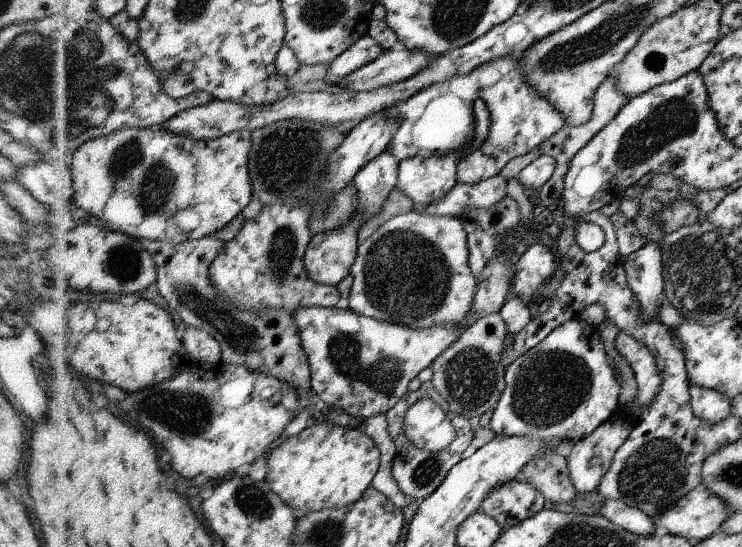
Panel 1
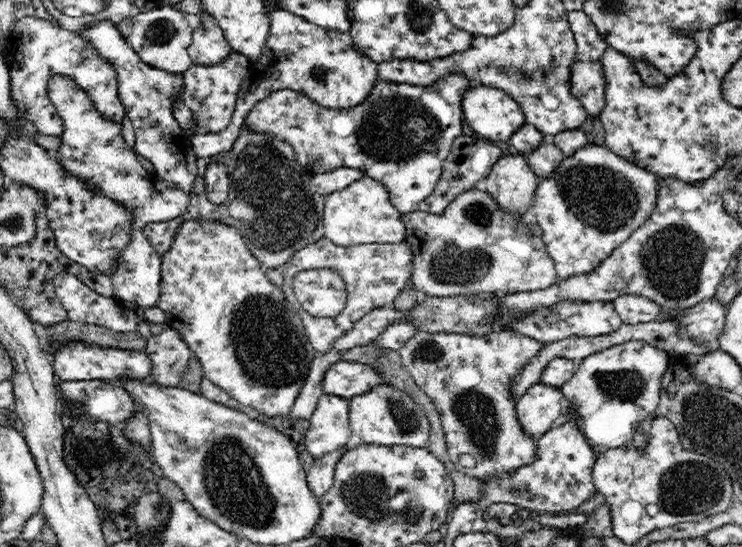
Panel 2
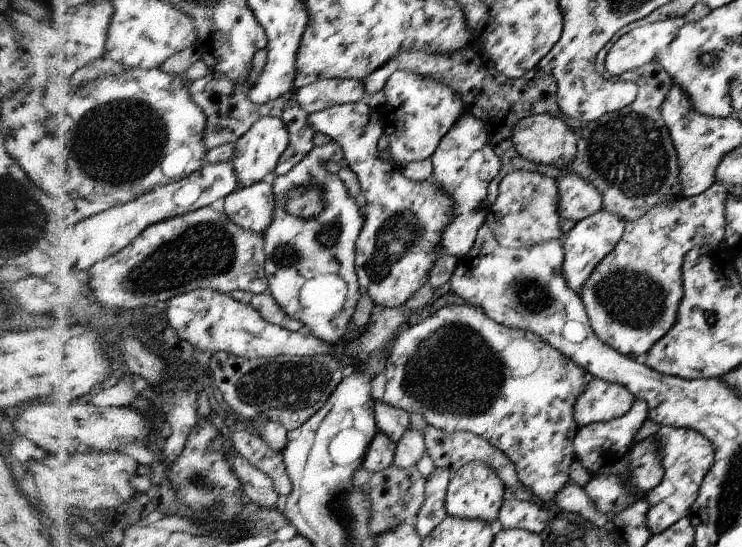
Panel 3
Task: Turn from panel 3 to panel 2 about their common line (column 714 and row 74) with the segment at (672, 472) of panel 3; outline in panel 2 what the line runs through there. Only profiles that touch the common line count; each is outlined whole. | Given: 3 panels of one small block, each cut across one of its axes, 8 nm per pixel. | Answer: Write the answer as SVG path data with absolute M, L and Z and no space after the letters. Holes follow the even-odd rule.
M450 71L432 85L411 85L385 82L378 78L375 87L357 107L333 110L315 103L308 96L286 89L273 92L257 102L247 114L243 128L253 134L266 134L294 147L301 169L316 175L350 168L378 181L389 192L391 204L402 214L419 211L419 205L434 191L441 178L444 159L451 144L462 135L464 127L463 98L476 85L461 71Z

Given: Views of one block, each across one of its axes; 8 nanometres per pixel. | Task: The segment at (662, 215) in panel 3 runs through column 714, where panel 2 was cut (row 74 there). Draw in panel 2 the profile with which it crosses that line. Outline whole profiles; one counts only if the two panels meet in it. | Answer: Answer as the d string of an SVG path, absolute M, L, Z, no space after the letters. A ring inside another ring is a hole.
M233 51L222 61L212 65L194 64L184 72L185 91L183 100L193 112L195 124L200 128L200 132L217 133L224 131L230 124L233 112L235 111L238 91L240 90L243 77L246 77L250 62L240 52Z

